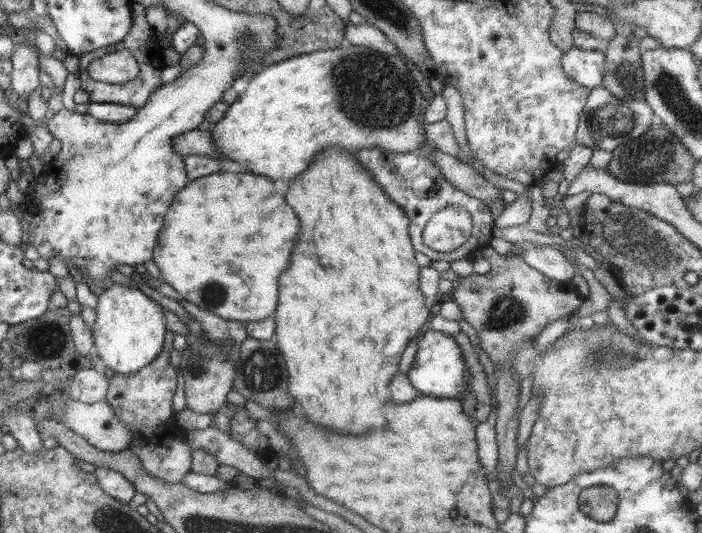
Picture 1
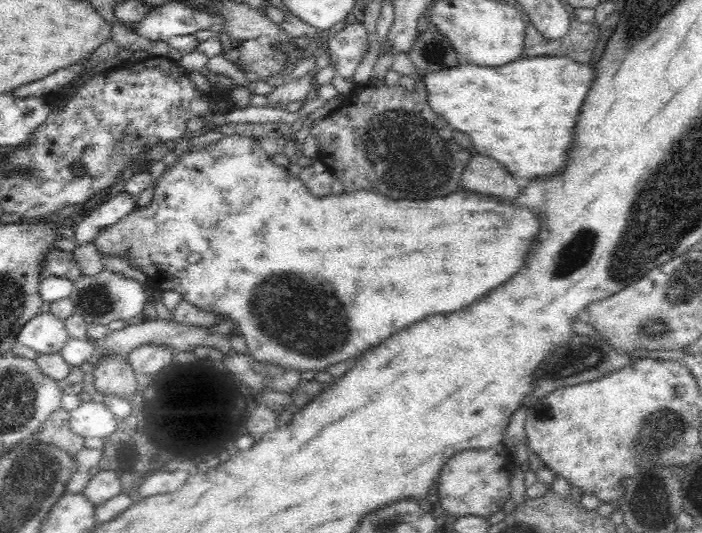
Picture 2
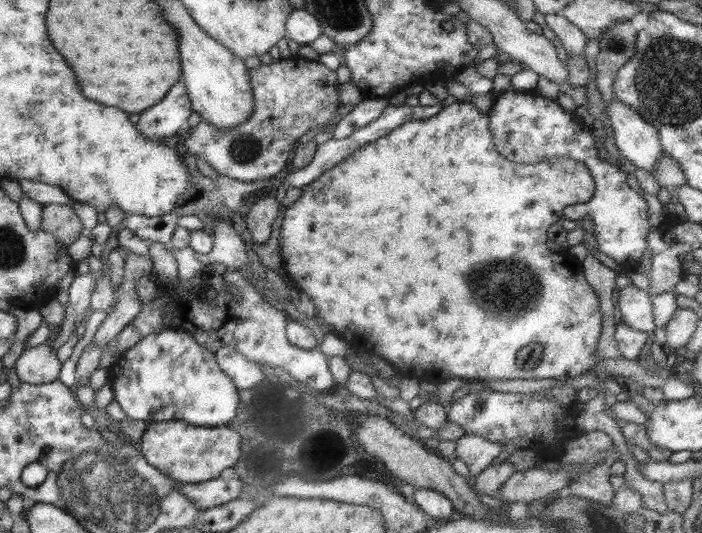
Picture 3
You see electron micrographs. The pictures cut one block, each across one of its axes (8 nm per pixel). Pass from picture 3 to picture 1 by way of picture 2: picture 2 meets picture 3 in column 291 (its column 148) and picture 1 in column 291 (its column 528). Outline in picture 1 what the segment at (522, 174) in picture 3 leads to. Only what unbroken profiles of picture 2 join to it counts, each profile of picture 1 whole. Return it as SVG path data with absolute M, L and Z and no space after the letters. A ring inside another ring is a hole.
M217 172L207 175L207 188L205 176L200 176L175 193L157 234L152 261L159 268L163 282L199 310L211 312L223 320L258 321L275 312L277 278L289 262L287 258L295 236L297 218L267 178L251 172Z

